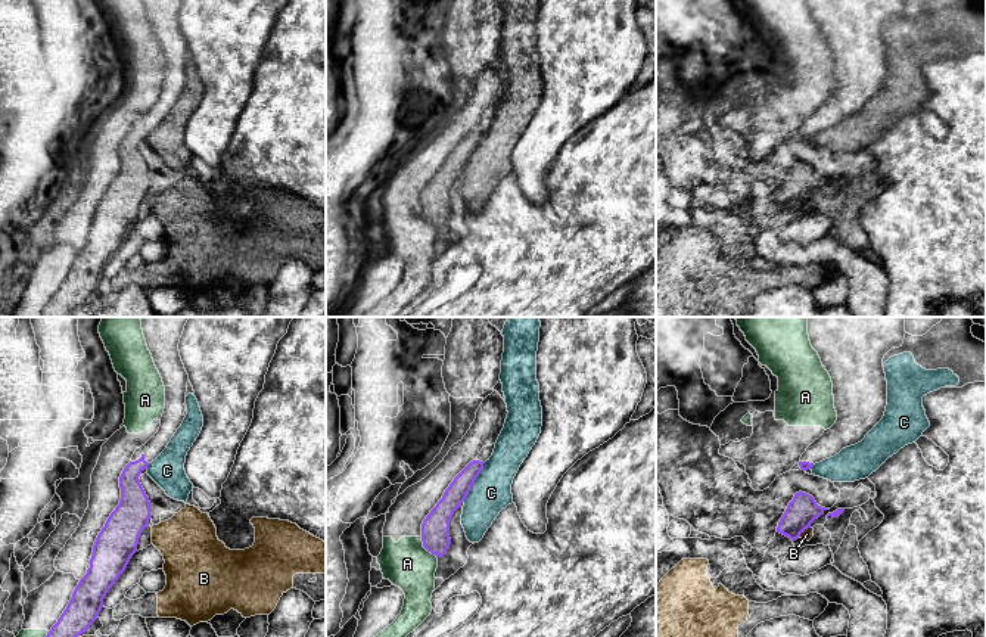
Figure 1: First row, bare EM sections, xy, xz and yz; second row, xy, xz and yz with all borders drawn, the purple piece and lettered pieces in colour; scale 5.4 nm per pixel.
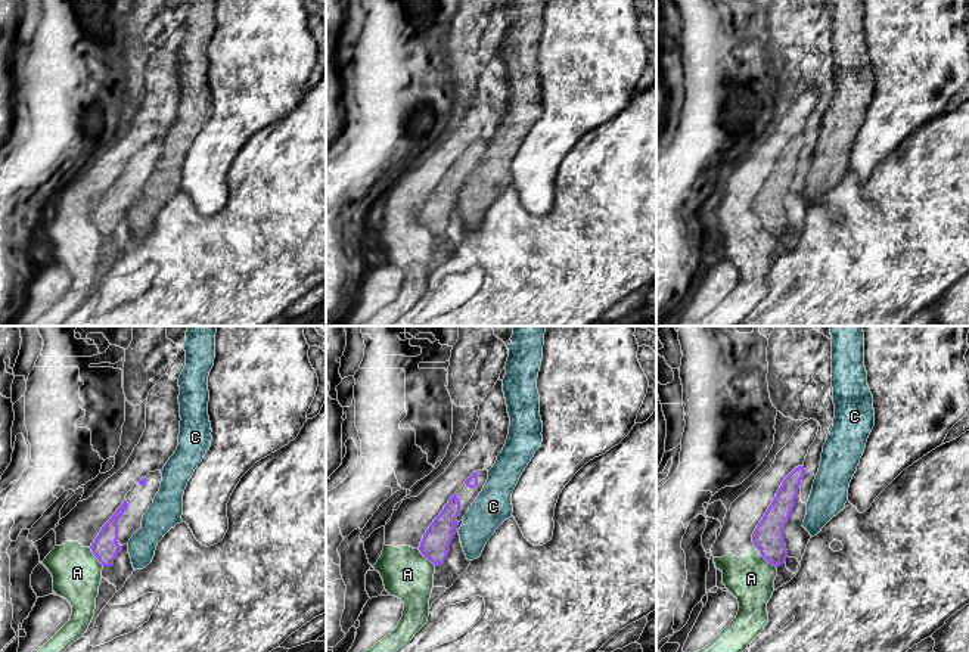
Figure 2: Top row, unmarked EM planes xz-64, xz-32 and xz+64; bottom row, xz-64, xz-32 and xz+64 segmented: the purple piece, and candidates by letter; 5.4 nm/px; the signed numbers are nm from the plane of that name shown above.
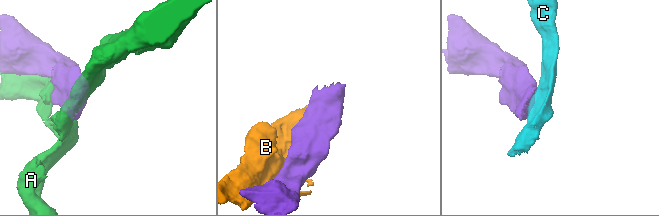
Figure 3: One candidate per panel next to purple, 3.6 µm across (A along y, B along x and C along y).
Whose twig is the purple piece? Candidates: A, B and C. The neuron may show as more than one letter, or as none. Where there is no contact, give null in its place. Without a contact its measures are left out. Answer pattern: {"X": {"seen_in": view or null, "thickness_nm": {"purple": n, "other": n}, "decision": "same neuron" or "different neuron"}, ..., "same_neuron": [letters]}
{"A": {"seen_in": "xz", "thickness_nm": {"purple": 160, "other": 260}, "decision": "different neuron"}, "B": {"seen_in": "yz", "thickness_nm": {"purple": 170, "other": 60}, "decision": "different neuron"}, "C": {"seen_in": "xz", "thickness_nm": {"purple": 120, "other": 220}, "decision": "different neuron"}, "same_neuron": []}

